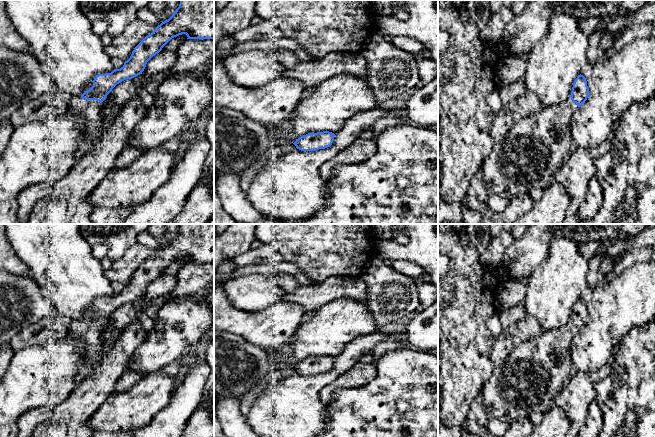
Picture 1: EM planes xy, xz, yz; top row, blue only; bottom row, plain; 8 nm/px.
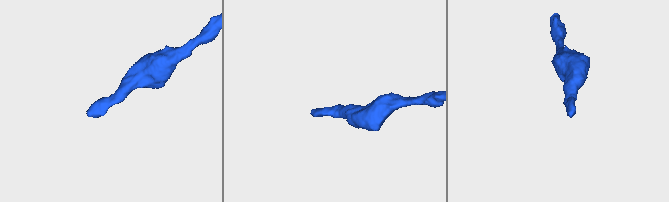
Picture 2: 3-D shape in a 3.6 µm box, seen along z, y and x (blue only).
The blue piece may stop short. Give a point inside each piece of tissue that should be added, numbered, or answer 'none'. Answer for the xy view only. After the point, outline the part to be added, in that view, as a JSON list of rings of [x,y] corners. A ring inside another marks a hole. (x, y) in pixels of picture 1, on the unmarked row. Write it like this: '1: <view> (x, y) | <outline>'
1: xy (92, 344) | [[[71,320],[68,334],[82,339],[82,351],[88,358],[88,362],[84,365],[85,373],[90,371],[104,355],[100,336],[101,329],[102,327],[97,324],[85,324],[81,320]]]

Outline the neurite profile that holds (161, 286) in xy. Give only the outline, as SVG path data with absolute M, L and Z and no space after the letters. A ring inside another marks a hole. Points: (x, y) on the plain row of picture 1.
M160 275L147 286L142 298L146 300L161 298L171 292L175 286L176 276Z

